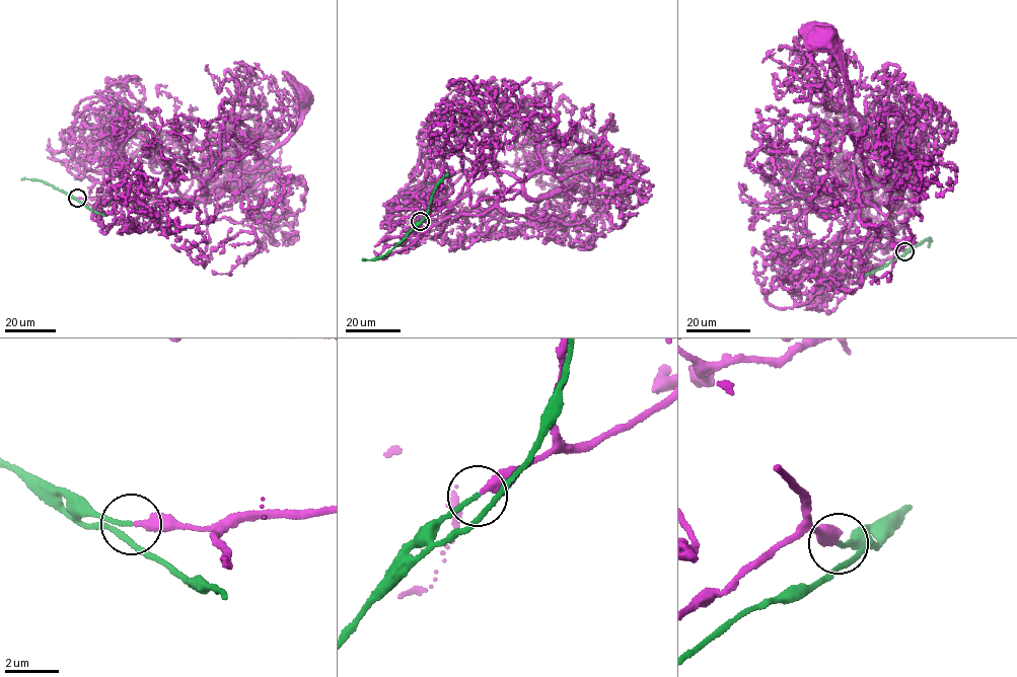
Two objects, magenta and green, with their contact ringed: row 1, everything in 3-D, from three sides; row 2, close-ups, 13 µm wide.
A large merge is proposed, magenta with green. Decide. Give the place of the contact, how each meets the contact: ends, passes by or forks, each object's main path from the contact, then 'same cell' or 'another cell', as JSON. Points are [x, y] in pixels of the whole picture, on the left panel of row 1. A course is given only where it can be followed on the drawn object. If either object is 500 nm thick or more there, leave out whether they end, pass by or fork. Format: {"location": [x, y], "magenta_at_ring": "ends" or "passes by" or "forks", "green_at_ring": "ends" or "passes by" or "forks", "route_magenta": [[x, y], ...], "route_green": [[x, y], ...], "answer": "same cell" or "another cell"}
{"location": [77, 198], "magenta_at_ring": "ends", "green_at_ring": "ends", "route_magenta": [[77, 198], [109, 195], [138, 203], [149, 200], [180, 204], [217, 195], [295, 128], [304, 95]], "route_green": [[77, 198], [41, 181], [21, 179]], "answer": "same cell"}

